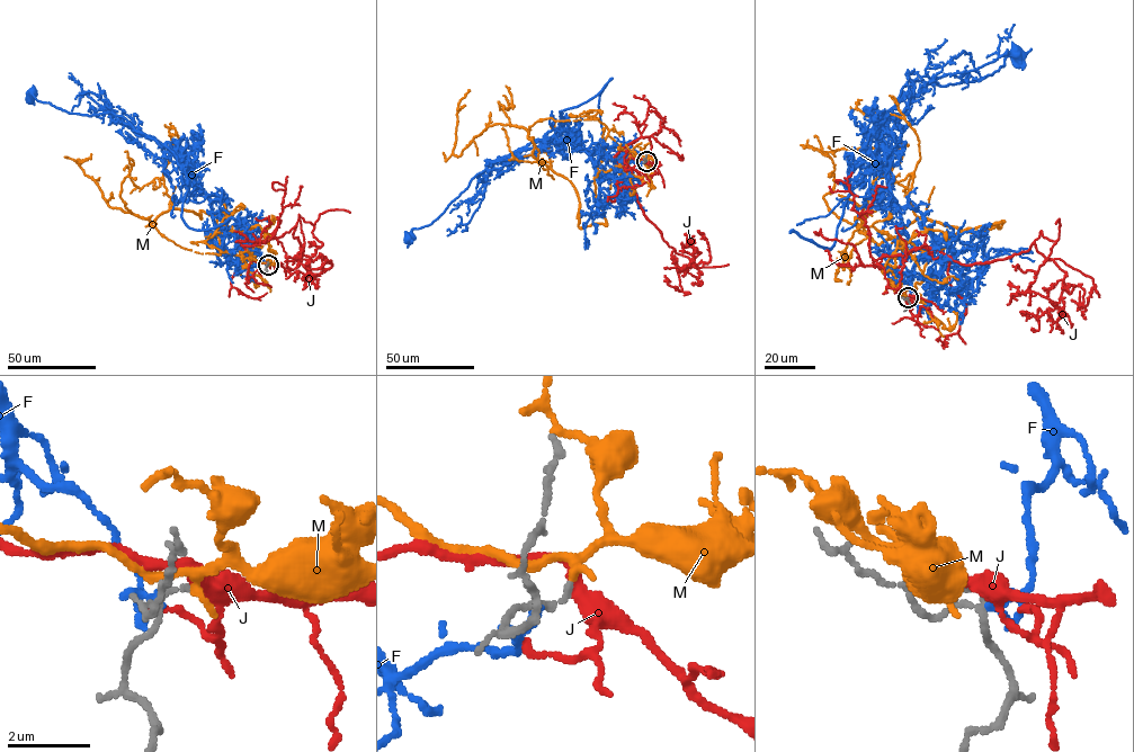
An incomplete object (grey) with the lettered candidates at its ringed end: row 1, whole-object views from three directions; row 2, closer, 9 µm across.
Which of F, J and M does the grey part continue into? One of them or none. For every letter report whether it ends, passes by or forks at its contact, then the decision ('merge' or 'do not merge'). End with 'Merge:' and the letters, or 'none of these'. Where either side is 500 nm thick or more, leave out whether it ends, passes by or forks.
F: it forks | do not merge
J: it forks | do not merge
M: it passes by | do not merge
Merge: none of these

